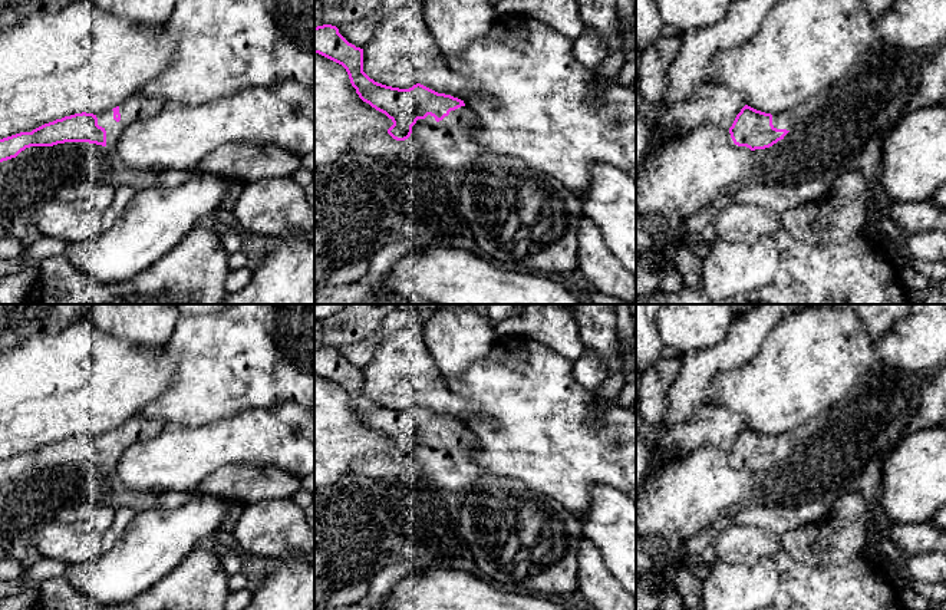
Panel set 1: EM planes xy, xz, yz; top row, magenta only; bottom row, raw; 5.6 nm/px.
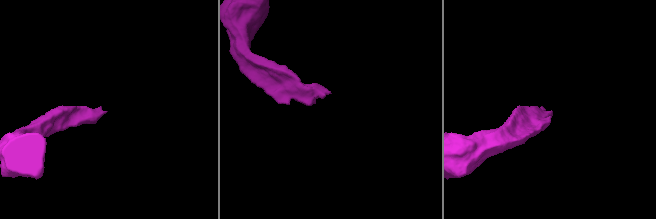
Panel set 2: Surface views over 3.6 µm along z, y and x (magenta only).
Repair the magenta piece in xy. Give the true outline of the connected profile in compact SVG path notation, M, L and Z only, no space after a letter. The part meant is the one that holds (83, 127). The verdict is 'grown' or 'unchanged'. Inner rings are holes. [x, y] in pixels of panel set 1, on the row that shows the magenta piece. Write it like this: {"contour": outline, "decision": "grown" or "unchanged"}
{"contour": "M134 95L119 106L99 115L75 113L45 123L32 132L0 139L0 162L16 158L30 146L53 146L65 142L89 142L115 148L119 135L134 121L152 118L167 105L162 99Z", "decision": "grown"}

